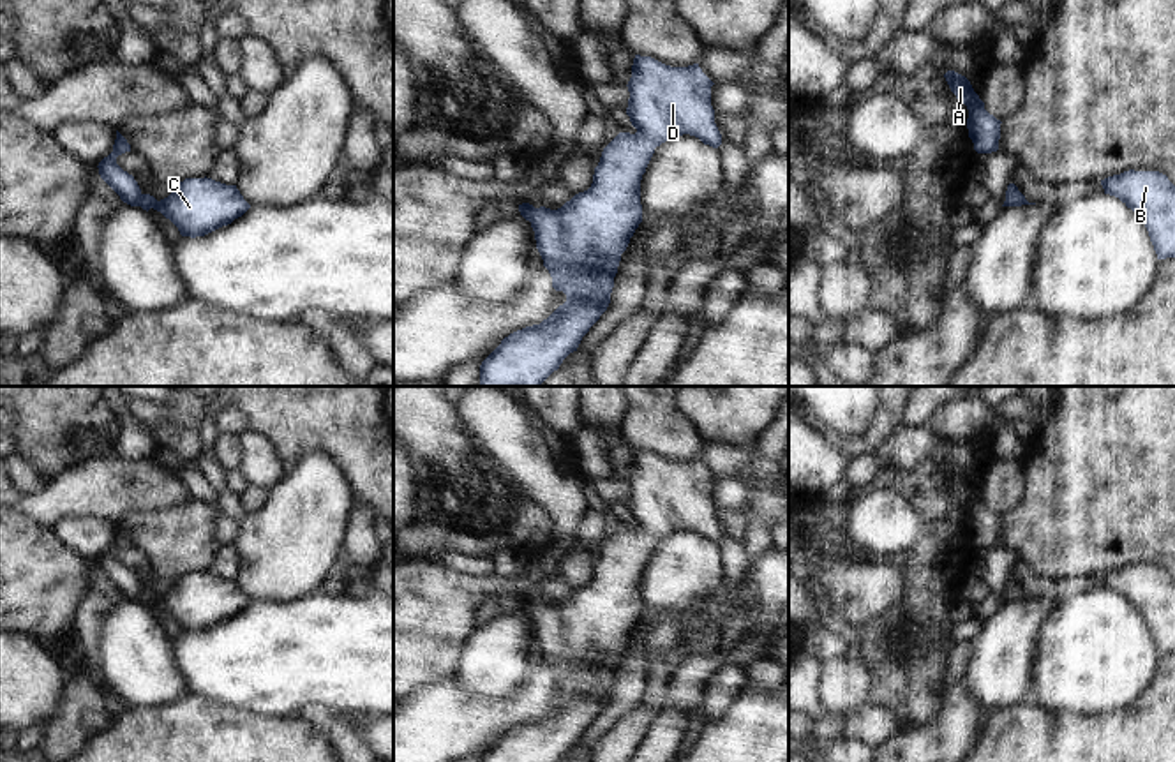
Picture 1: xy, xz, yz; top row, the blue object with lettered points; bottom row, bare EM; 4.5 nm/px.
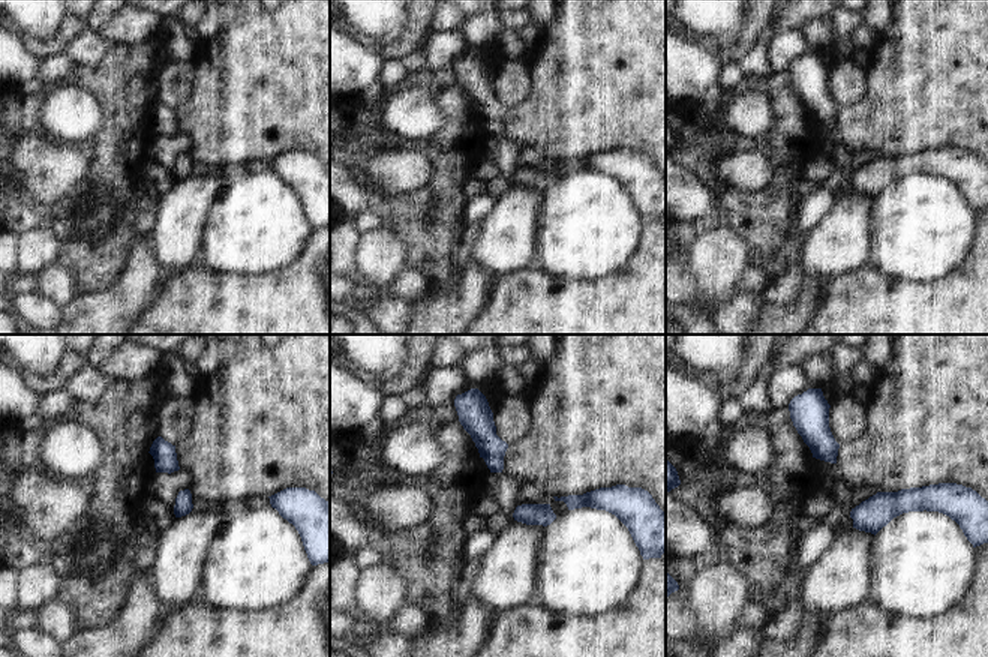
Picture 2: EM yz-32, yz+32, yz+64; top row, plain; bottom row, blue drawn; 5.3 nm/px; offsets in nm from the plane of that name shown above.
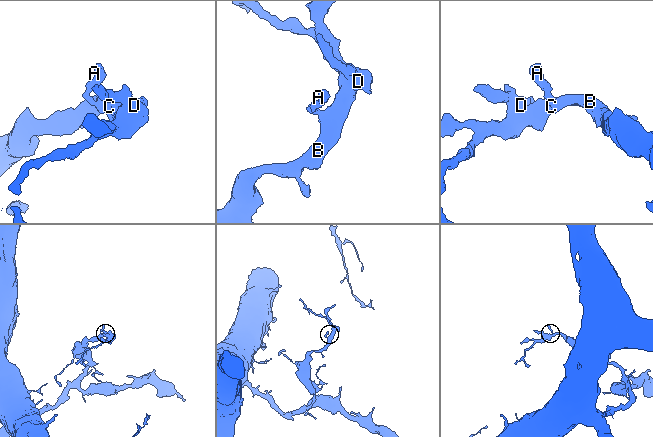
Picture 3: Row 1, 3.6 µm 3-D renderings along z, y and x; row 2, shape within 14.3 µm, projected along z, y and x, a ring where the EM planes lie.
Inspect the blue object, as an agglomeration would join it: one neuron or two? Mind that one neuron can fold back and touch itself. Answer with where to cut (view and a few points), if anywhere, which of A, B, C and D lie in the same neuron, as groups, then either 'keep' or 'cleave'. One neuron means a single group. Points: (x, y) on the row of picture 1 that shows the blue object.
no cut | A B C D | keep

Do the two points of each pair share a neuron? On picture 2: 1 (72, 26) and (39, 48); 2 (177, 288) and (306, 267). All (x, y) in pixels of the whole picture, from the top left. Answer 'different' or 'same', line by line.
1: same
2: same

